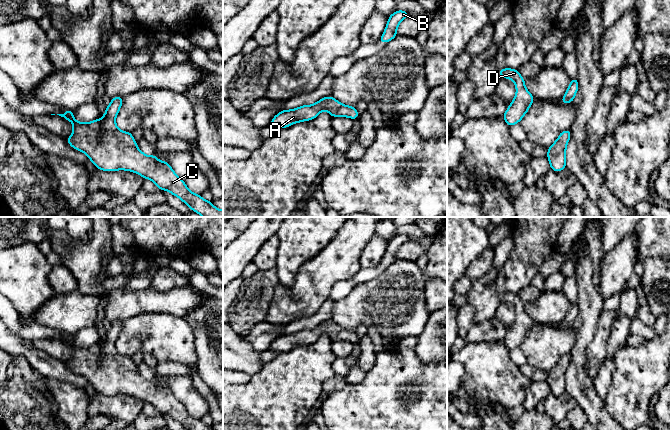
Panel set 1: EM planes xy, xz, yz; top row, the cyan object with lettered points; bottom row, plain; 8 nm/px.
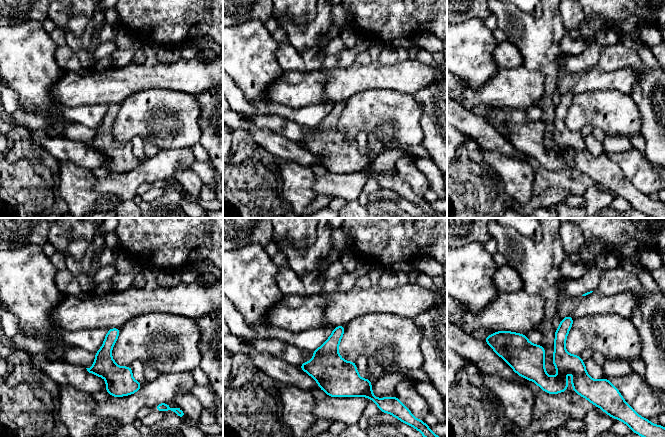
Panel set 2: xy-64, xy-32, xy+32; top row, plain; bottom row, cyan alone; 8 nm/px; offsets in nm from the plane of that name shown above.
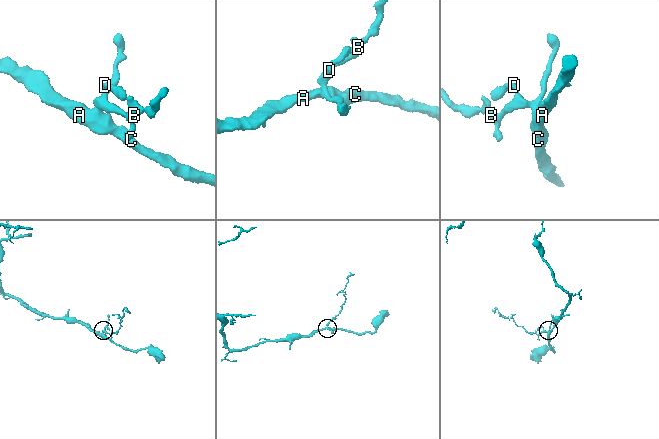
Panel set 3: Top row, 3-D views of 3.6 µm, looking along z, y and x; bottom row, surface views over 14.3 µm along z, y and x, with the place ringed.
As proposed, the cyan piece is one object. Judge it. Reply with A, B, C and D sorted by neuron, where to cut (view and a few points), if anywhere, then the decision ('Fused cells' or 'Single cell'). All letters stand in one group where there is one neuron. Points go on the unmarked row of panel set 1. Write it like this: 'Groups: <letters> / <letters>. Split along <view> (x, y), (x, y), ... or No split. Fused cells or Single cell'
Groups: A B C D. No split. Single cell

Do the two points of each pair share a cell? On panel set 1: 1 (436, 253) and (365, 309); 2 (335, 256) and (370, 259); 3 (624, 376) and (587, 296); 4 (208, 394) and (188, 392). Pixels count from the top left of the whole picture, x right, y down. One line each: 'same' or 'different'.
1: same
2: different
3: different
4: different

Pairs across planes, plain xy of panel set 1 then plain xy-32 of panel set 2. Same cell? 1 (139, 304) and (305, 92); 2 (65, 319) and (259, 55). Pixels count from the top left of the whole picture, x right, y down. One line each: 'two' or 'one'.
1: one
2: two

